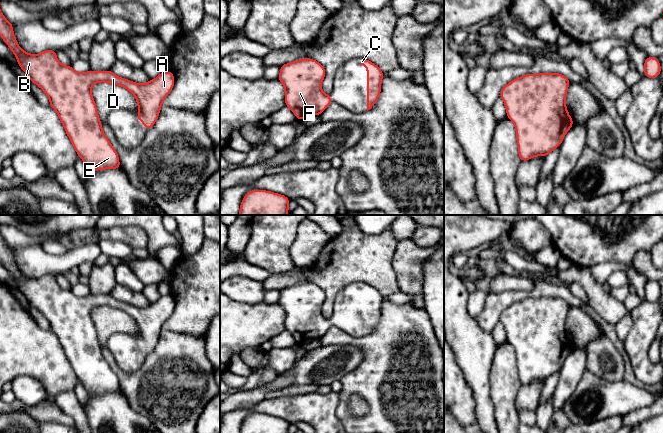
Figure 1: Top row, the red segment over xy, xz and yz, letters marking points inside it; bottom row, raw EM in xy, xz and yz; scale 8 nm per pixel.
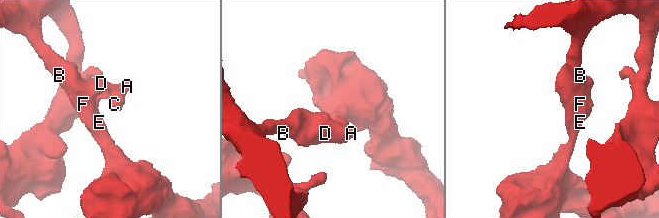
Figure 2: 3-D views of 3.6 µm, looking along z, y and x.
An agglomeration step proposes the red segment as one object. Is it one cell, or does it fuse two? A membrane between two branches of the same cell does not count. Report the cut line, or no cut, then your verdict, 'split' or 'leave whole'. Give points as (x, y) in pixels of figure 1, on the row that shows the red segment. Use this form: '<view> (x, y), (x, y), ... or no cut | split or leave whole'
no cut | leave whole

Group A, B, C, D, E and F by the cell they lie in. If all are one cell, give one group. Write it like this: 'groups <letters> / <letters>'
groups A B C D E F

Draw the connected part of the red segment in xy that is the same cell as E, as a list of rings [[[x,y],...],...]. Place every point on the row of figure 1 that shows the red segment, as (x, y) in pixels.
[[[0,11],[0,36],[17,57],[17,63],[27,74],[28,78],[39,86],[50,100],[50,106],[57,112],[61,123],[71,140],[77,155],[84,161],[88,170],[97,171],[104,169],[121,168],[119,157],[108,138],[102,130],[97,107],[91,94],[95,83],[107,82],[129,90],[137,100],[139,115],[136,120],[143,121],[143,127],[151,129],[158,119],[163,100],[174,86],[174,75],[171,71],[161,72],[155,79],[144,84],[138,84],[128,79],[116,76],[111,70],[92,71],[85,73],[76,72],[71,66],[63,65],[56,57],[56,50],[45,50],[40,54],[24,52],[17,43],[13,33],[12,23]]]

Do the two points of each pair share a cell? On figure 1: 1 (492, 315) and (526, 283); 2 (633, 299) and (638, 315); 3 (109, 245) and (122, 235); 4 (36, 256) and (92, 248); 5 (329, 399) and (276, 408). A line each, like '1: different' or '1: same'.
1: different
2: different
3: different
4: same
5: same

